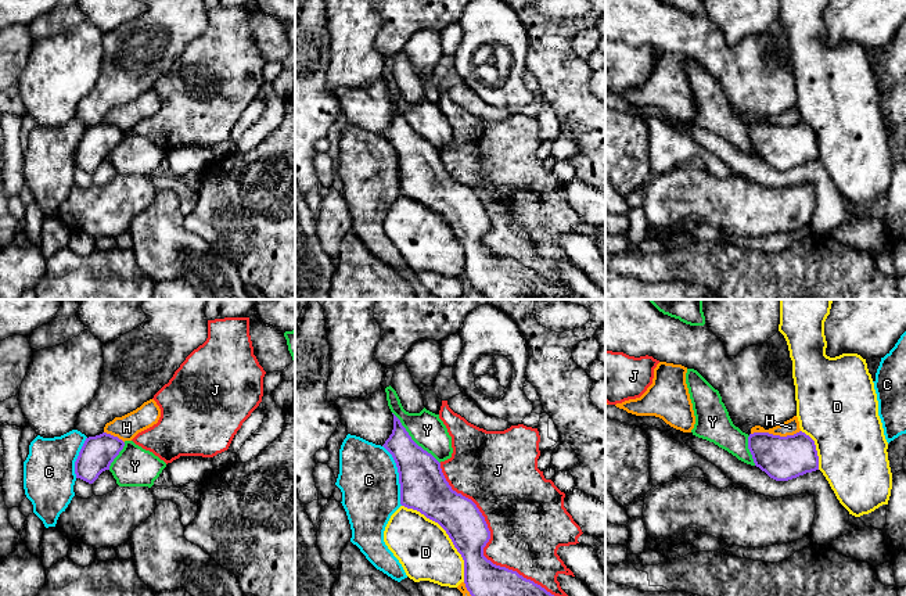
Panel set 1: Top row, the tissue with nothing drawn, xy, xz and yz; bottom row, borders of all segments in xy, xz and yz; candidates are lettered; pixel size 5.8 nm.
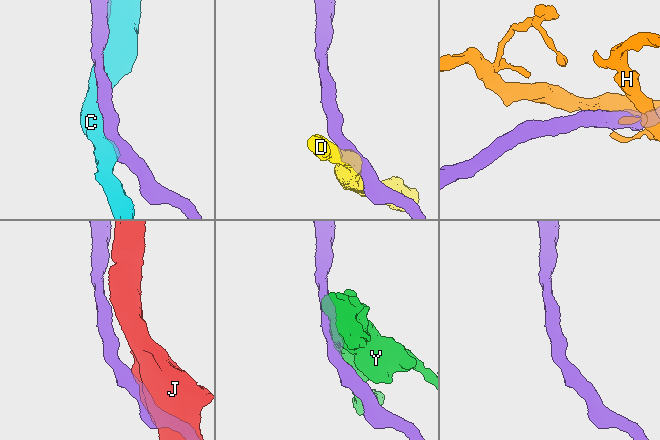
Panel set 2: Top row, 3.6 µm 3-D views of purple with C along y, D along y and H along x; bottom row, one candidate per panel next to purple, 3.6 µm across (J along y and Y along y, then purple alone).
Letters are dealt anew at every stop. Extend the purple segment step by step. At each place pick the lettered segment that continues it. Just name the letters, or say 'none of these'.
none of these

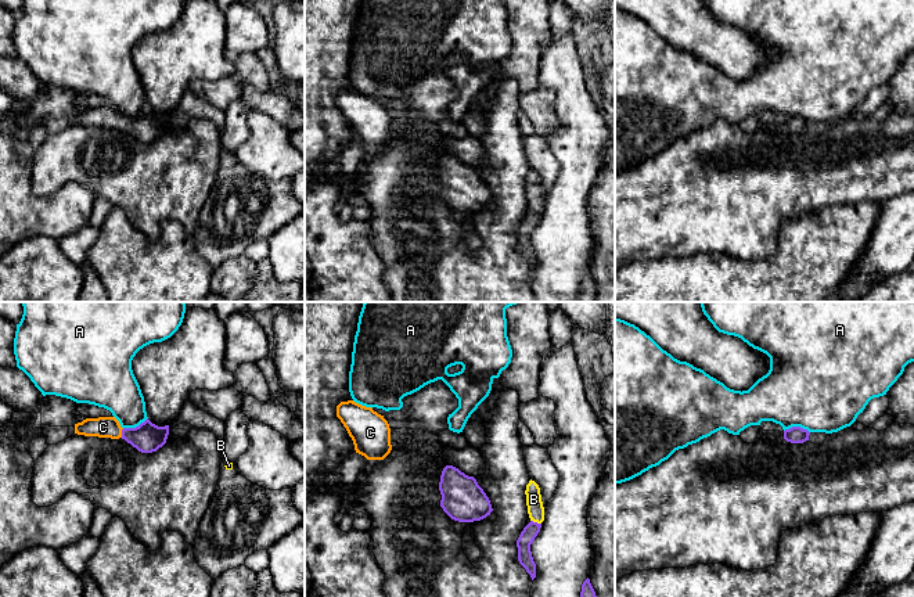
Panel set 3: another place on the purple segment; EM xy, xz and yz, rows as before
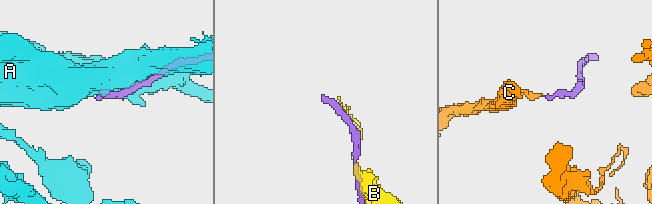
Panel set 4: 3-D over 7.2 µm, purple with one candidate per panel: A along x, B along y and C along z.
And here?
C

